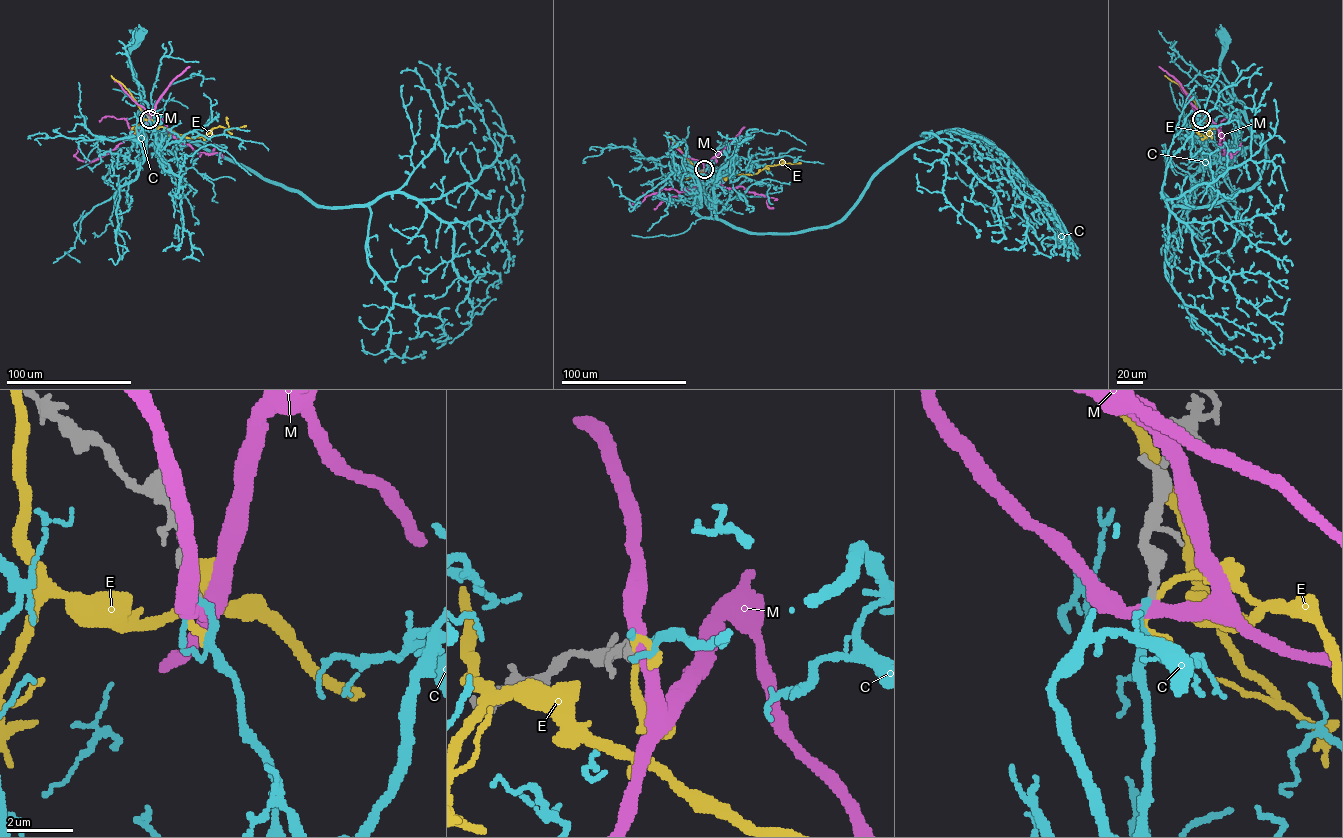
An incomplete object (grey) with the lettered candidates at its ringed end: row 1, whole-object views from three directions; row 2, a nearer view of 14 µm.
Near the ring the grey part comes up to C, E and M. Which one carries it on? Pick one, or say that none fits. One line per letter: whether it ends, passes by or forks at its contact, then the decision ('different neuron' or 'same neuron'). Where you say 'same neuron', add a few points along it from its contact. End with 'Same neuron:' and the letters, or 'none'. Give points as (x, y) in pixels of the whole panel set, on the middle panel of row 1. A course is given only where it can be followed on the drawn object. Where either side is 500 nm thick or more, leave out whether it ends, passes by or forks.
C: it passes by | same neuron | via (704, 169), (710, 168), (714, 172), (714, 210), (720, 220), (696, 213), (692, 195), (683, 189), (693, 192)
E: it passes by | different neuron
M: it passes by | different neuron
Same neuron: C

